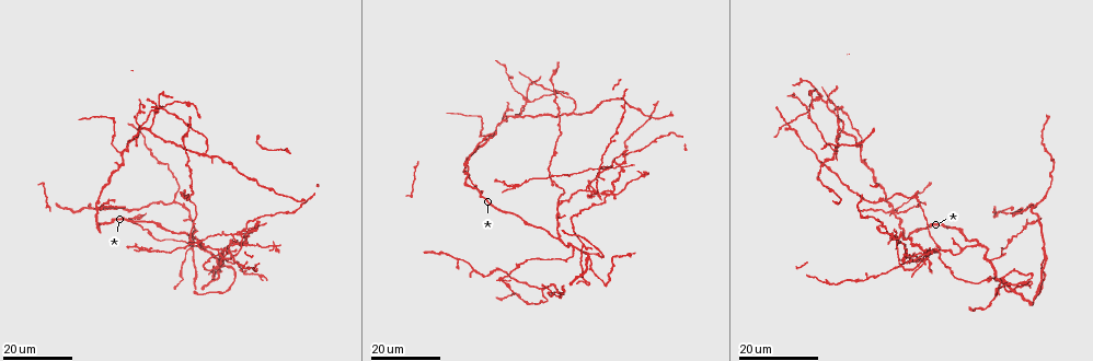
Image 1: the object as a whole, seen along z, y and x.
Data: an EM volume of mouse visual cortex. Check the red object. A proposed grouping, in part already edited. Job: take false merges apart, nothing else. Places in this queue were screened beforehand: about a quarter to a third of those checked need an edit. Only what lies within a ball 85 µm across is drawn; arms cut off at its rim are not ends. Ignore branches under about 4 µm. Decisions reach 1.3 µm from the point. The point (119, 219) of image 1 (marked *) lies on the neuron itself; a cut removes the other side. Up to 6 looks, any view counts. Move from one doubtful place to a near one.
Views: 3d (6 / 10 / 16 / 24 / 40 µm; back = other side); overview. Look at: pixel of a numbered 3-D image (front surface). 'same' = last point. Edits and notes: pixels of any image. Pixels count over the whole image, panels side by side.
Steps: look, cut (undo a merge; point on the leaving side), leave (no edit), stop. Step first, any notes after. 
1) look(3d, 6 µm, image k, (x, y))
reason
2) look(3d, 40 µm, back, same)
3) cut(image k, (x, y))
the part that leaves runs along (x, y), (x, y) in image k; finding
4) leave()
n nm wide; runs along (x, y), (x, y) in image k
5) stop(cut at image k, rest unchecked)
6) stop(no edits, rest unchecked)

look(3d, 24 µm, image 1, (558, 203))
side arm on a straight run

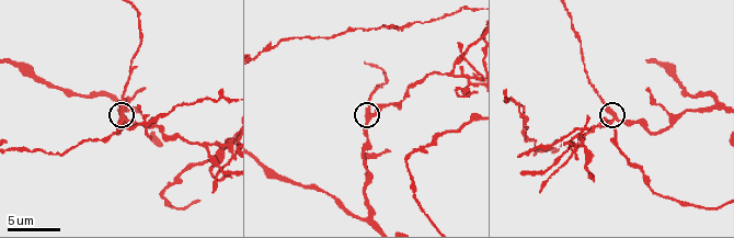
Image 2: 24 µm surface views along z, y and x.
look(3d, 10 µm, image 2, (368, 118))

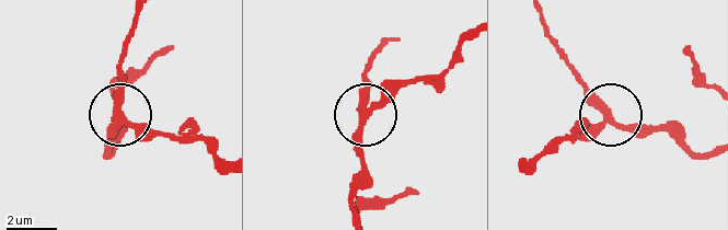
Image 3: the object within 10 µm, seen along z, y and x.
leave()
290 nm wide; runs along (115, 146), (108, 153), (122, 118), (170, 139) in image 3; one neuron here

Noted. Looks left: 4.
look(3d, 16 µm, image 1, (561, 258))

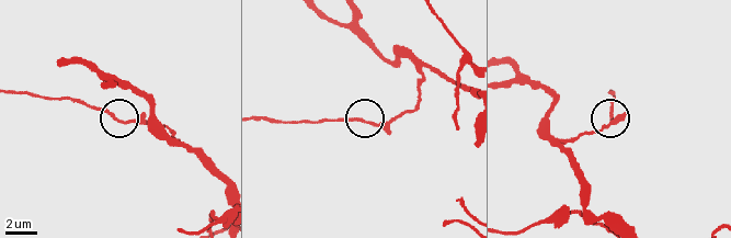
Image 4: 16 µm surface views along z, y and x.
look(3d, 10 µm, image 4, (372, 123))
closer look

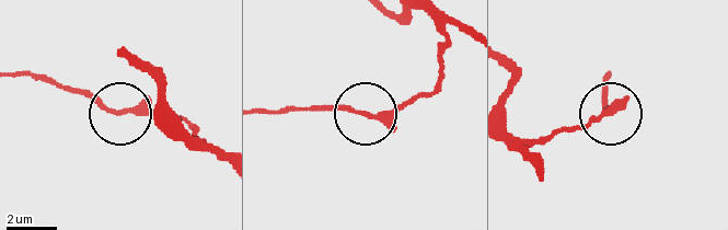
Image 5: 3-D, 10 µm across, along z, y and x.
leave()
3 arms; all the same neuron

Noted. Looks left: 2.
look(3d, 6 µm, image 2, (672, 118))
three-way junction

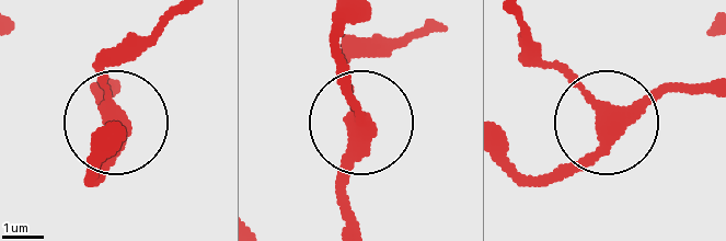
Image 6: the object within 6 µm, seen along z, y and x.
leave()
all the same neuron

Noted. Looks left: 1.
stop(no edits, rest unchecked)

